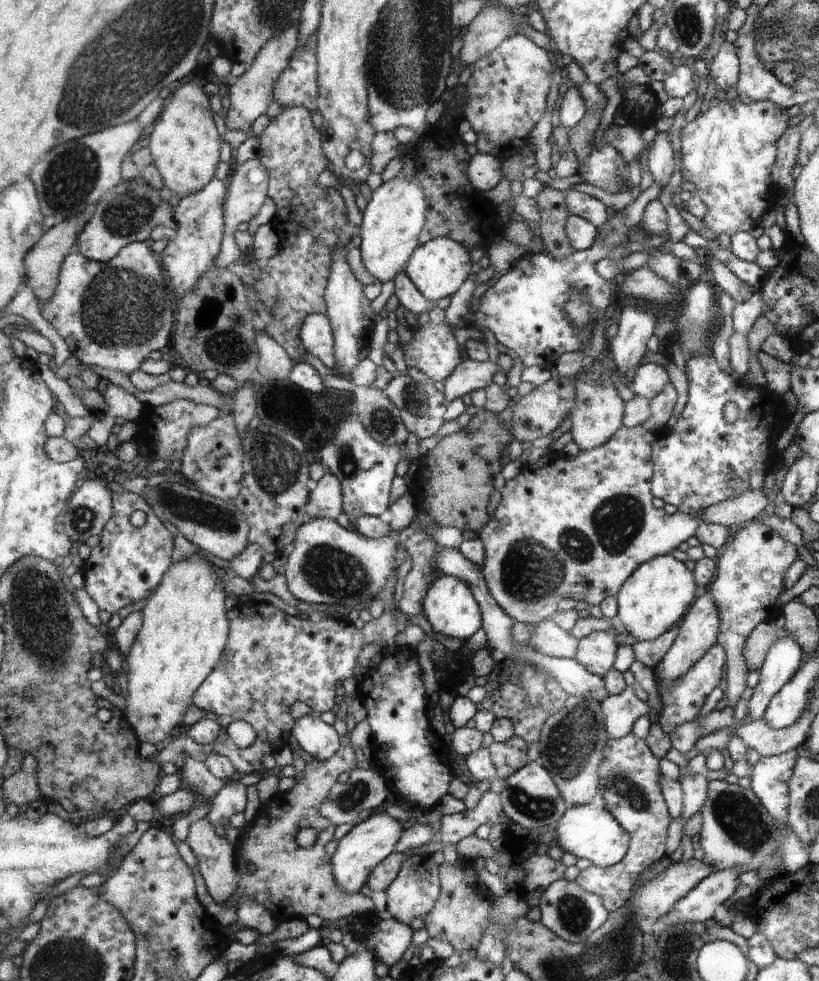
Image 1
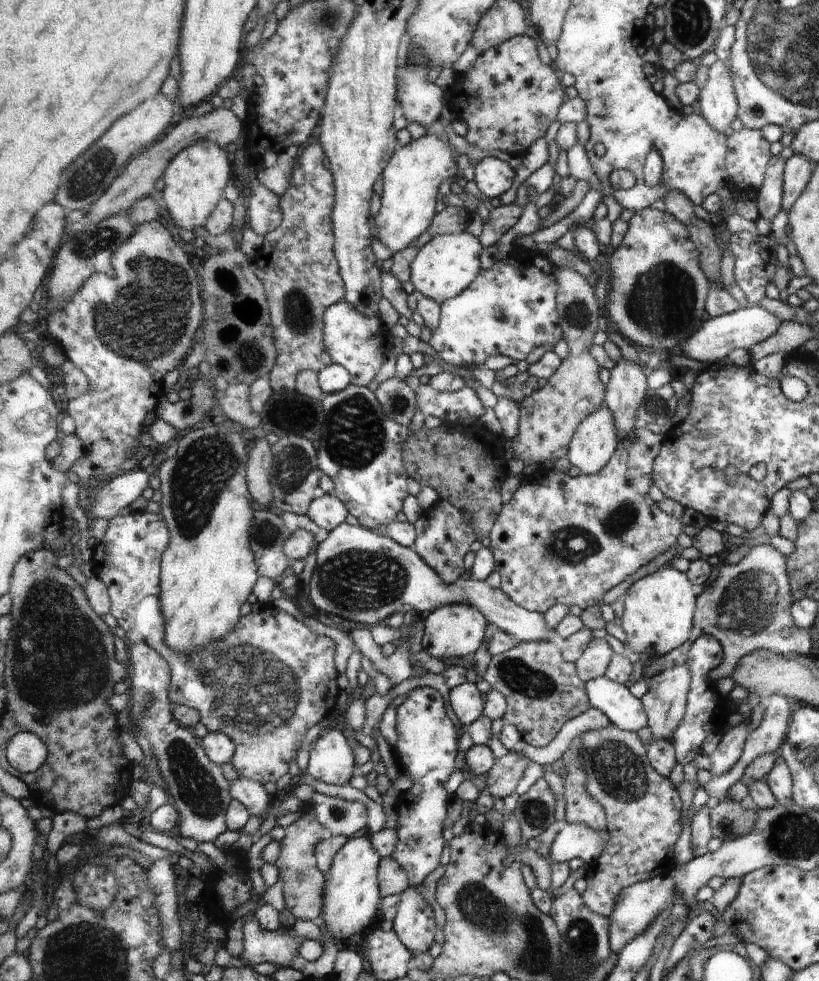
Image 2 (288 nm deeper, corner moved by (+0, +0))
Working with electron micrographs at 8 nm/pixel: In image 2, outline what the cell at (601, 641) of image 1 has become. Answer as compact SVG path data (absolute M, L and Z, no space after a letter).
M593 638L581 656L575 660L575 672L581 682L593 680L607 674L607 662L611 662L611 648L605 644L605 638Z

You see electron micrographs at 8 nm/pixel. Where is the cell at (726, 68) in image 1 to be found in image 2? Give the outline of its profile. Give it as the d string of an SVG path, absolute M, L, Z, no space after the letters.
M715 60L707 68L707 82L699 90L701 116L711 122L719 132L735 118L735 108L739 108L739 100L735 98L735 82L729 76L729 70L723 60Z

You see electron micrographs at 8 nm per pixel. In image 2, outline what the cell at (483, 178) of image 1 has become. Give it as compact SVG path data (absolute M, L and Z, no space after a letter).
M485 158L475 166L475 182L479 192L495 204L513 186L515 176L517 170L499 158Z

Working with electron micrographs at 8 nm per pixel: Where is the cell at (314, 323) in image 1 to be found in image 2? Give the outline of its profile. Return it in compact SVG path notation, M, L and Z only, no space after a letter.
M339 302L323 314L323 346L333 364L347 368L351 374L351 384L359 388L367 388L375 382L375 374L385 362L385 354L391 352L387 348L387 328L379 318L365 318L347 302Z

